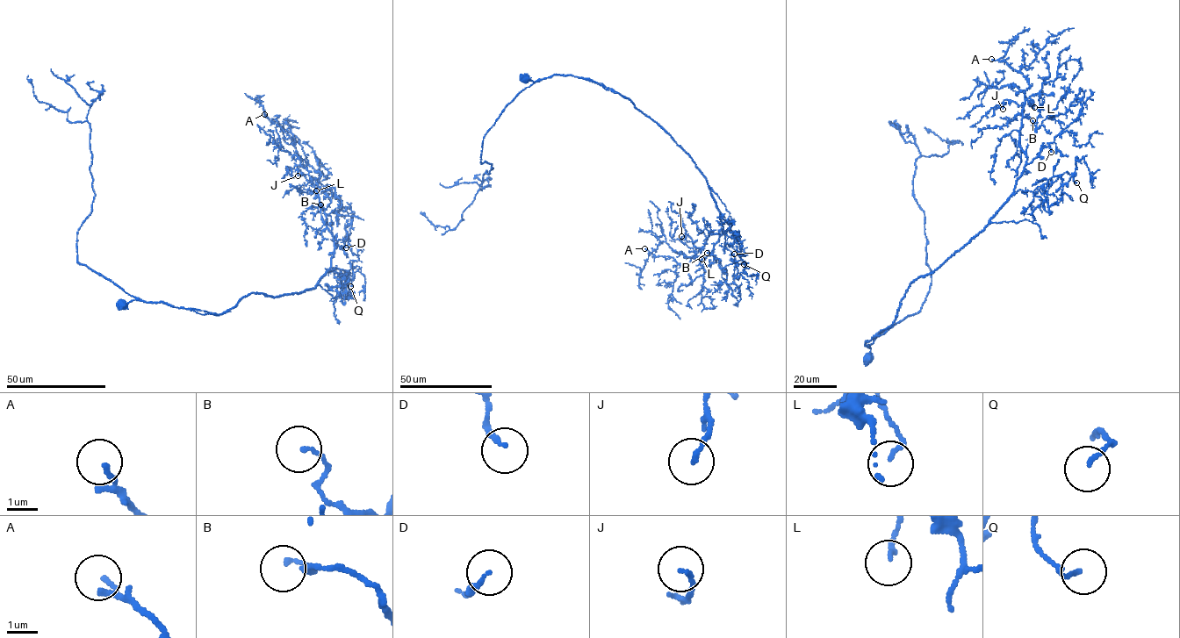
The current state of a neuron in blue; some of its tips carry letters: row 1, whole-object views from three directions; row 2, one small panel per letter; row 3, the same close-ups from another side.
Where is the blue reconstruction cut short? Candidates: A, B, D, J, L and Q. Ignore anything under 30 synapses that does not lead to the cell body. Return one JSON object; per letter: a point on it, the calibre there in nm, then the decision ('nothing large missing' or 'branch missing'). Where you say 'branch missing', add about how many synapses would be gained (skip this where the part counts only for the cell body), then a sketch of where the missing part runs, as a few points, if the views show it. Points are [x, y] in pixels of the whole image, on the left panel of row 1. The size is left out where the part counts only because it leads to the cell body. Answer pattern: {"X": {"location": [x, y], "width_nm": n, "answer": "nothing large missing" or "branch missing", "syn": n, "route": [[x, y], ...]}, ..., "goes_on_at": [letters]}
{"A": {"location": [264, 114], "width_nm": 90, "answer": "branch missing", "syn": 30, "route": [[264, 114], [250, 104], [257, 108]]}, "B": {"location": [320, 204], "width_nm": 110, "answer": "nothing large missing"}, "D": {"location": [346, 247], "width_nm": 140, "answer": "nothing large missing"}, "J": {"location": [298, 175], "width_nm": 140, "answer": "nothing large missing"}, "L": {"location": [316, 190], "width_nm": 130, "answer": "nothing large missing"}, "Q": {"location": [350, 286], "width_nm": 130, "answer": "nothing large missing"}, "goes_on_at": ["A"]}

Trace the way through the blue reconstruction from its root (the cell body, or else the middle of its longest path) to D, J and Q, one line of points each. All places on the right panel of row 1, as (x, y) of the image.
D: (868, 357), (865, 342), (891, 326), (912, 281), (982, 232), (1025, 167), (1043, 147), (1051, 152)
J: (868, 357), (912, 281), (1013, 191), (1025, 105), (1003, 109)
Q: (868, 357), (865, 342), (891, 326), (912, 281), (965, 246), (1011, 195), (1033, 191), (1054, 175), (1076, 182)

